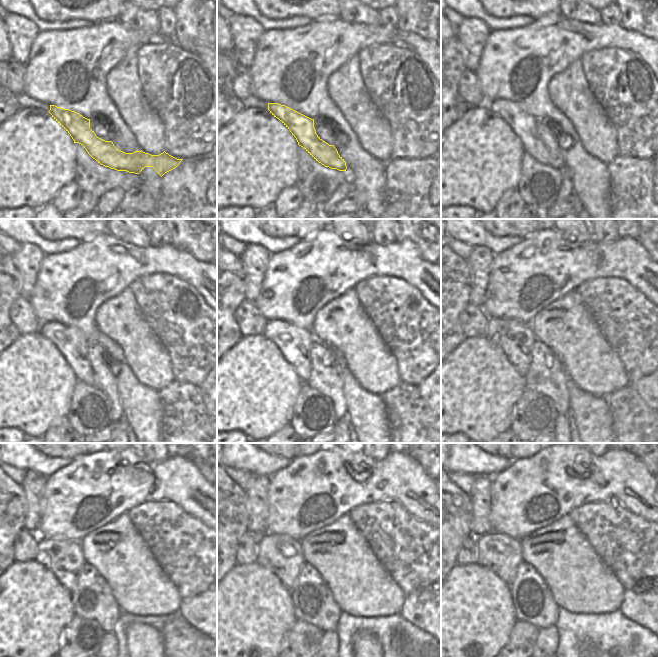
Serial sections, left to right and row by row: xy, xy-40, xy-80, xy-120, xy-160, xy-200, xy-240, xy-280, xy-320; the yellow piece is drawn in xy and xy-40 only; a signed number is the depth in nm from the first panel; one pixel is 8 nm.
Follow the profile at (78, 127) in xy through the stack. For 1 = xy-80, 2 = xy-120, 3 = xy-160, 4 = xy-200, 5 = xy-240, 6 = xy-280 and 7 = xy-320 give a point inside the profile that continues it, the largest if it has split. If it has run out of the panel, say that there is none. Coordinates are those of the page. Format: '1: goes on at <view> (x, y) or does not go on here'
1: goes on at xy-80 (524, 125)
2: goes on at xy-120 (71, 342)
3: goes on at xy-160 (294, 342)
4: goes on at xy-200 (516, 339)
5: goes on at xy-240 (64, 558)
6: goes on at xy-280 (281, 554)
7: goes on at xy-320 (502, 554)

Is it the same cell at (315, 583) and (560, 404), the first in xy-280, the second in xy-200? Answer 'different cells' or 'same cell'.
same cell

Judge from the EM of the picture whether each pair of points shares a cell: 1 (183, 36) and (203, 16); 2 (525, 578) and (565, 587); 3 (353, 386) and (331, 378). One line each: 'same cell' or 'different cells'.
1: same cell
2: different cells
3: different cells

